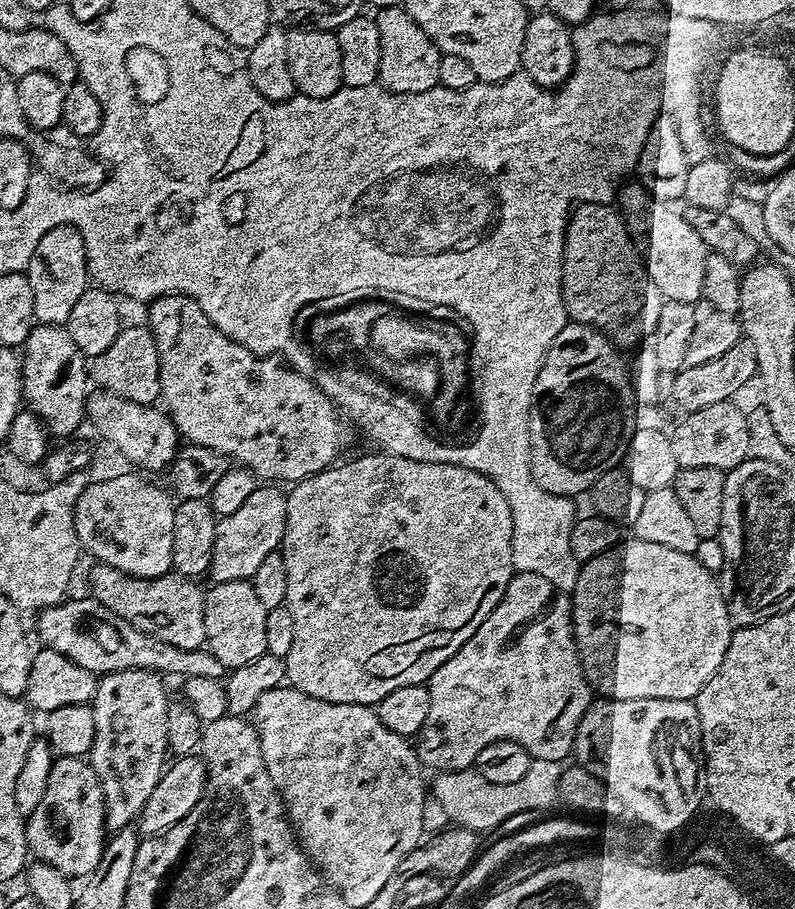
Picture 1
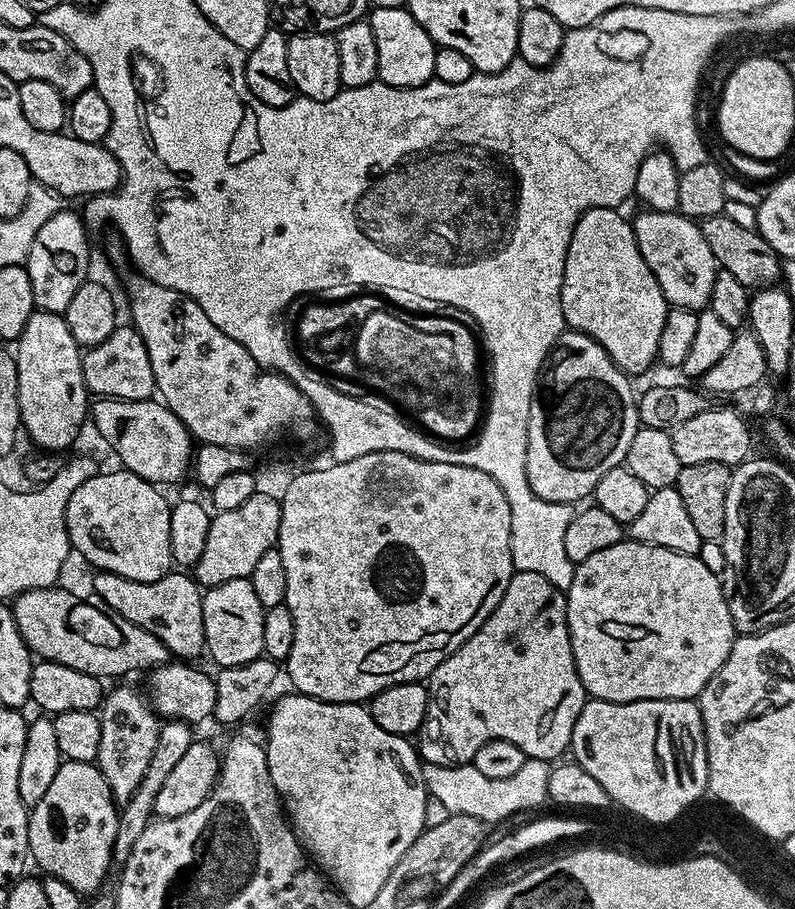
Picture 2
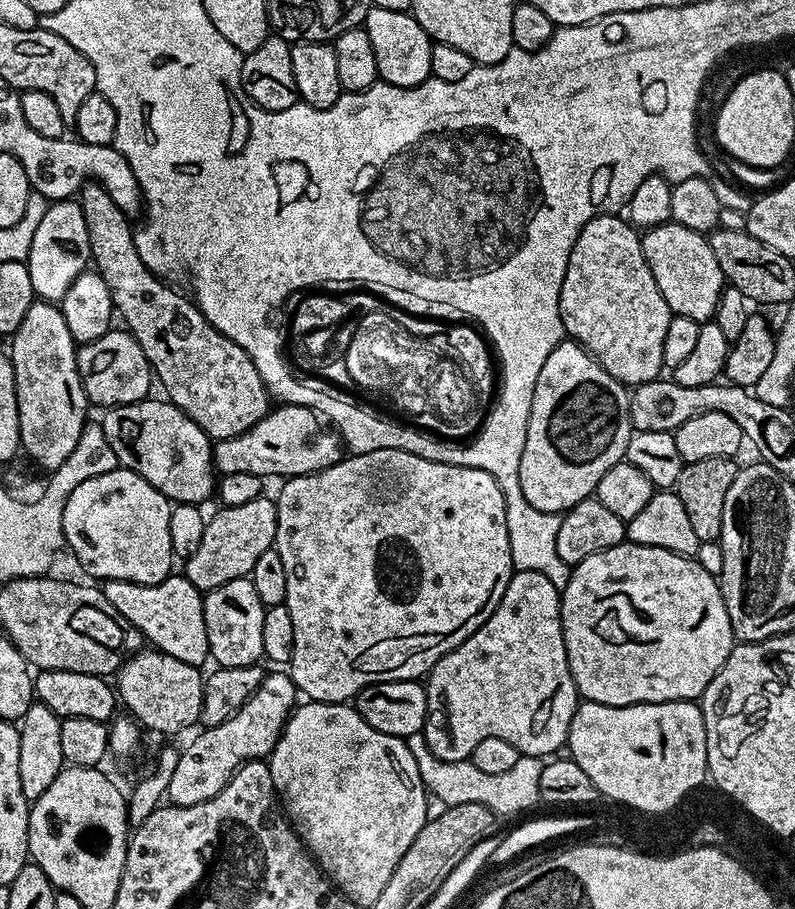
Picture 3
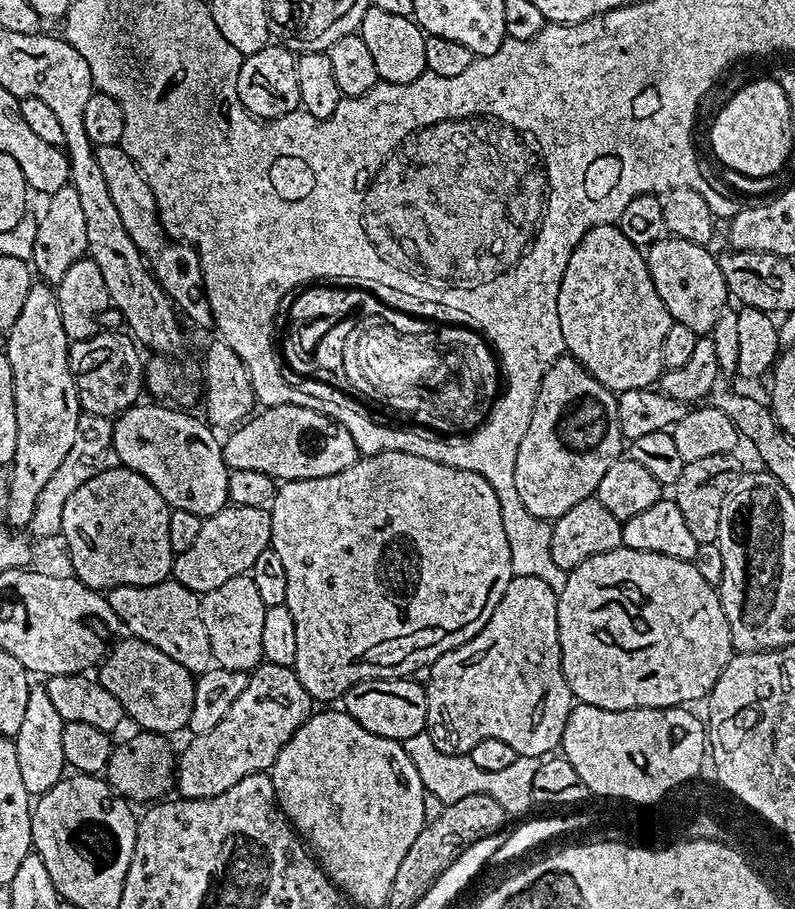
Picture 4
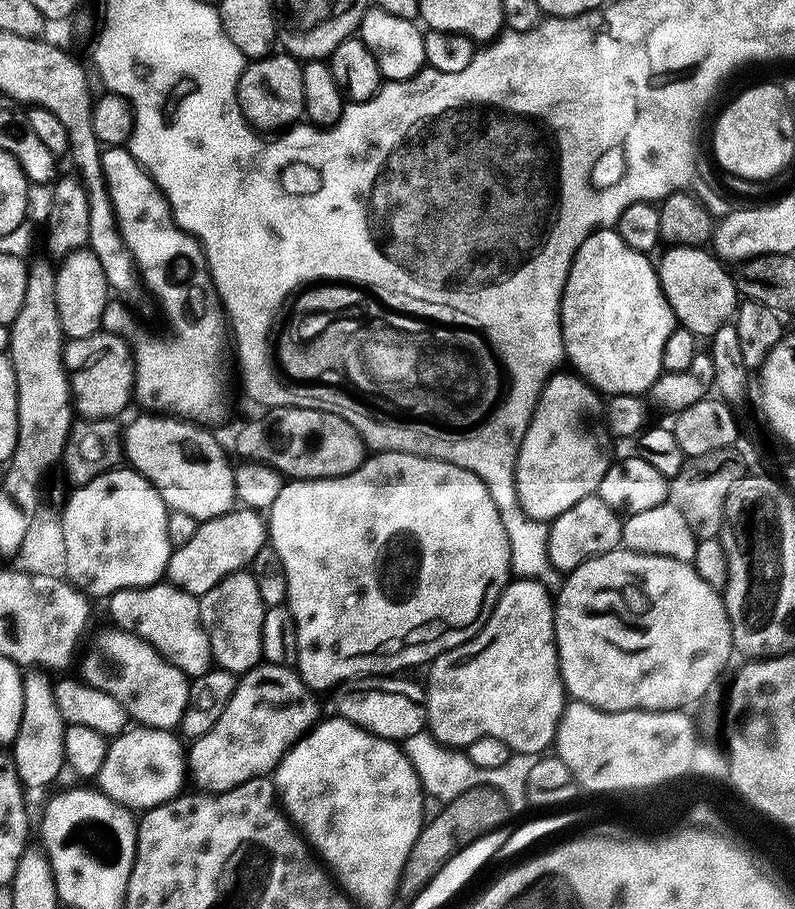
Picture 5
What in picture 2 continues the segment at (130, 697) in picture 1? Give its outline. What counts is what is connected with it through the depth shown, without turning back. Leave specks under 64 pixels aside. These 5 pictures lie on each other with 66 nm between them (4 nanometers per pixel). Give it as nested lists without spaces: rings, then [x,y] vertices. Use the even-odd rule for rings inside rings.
[[[116,688],[105,695],[99,709],[98,715],[102,726],[102,742],[98,742],[98,754],[95,765],[112,791],[112,799],[117,805],[123,806],[138,790],[142,782],[142,776],[146,774],[146,768],[150,766],[150,758],[154,758],[154,748],[158,746],[158,734],[162,723],[161,717],[157,716],[148,703],[143,691],[135,692],[132,688]]]

